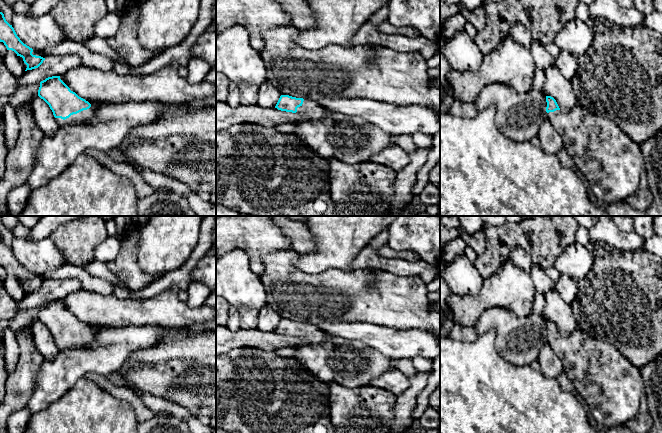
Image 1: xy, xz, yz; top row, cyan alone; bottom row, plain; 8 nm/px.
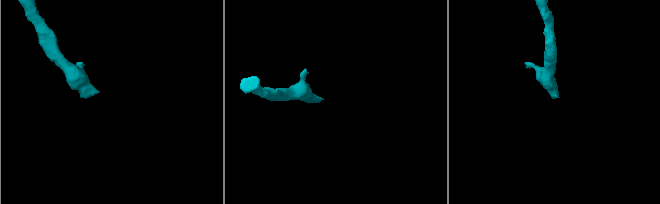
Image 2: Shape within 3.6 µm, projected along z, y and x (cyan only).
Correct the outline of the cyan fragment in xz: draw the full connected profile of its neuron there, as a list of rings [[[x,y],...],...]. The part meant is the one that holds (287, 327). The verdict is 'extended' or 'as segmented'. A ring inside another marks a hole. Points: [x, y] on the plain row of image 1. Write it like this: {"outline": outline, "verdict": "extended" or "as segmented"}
{"outline": [[[281,319],[275,332],[281,335],[299,337],[304,340],[303,344],[294,347],[297,353],[292,358],[300,363],[312,376],[322,382],[338,383],[349,388],[368,386],[371,385],[373,379],[389,370],[396,369],[391,359],[361,341],[349,341],[339,336],[332,336],[331,339],[327,339],[327,333],[312,322],[303,323],[289,319]]], "verdict": "extended"}

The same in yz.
{"outline": [[[546,320],[546,326],[547,343],[562,361],[563,371],[585,400],[599,428],[607,430],[612,426],[625,425],[638,413],[641,398],[646,393],[640,369],[631,364],[612,344],[591,337],[578,328],[564,337],[553,321]]], "verdict": "extended"}

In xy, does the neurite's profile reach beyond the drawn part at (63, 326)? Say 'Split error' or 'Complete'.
Split error

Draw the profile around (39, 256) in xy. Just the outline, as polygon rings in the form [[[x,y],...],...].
[[[14,237],[12,251],[20,264],[33,274],[43,274],[68,264],[50,238],[35,241],[27,237]]]

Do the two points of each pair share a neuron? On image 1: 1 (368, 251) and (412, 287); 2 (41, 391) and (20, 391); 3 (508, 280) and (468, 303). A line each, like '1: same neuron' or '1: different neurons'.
1: different neurons
2: different neurons
3: same neuron

